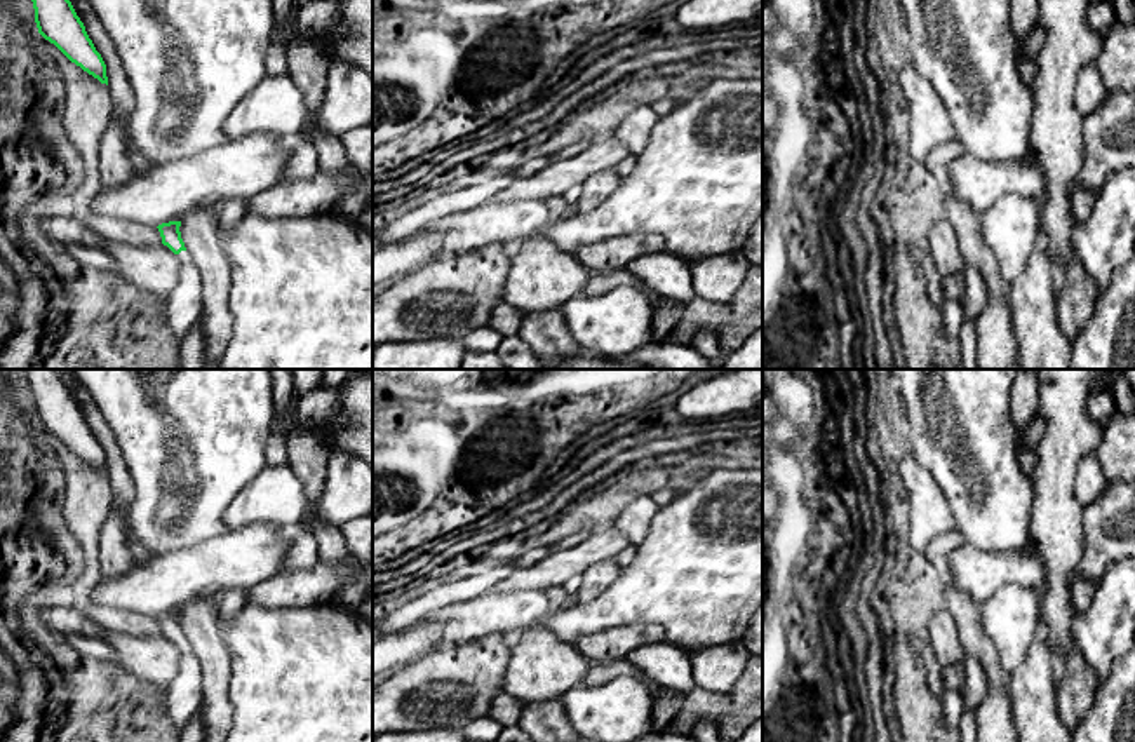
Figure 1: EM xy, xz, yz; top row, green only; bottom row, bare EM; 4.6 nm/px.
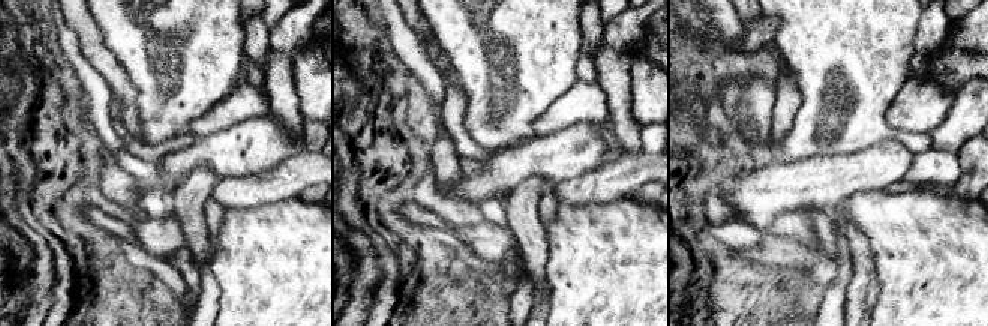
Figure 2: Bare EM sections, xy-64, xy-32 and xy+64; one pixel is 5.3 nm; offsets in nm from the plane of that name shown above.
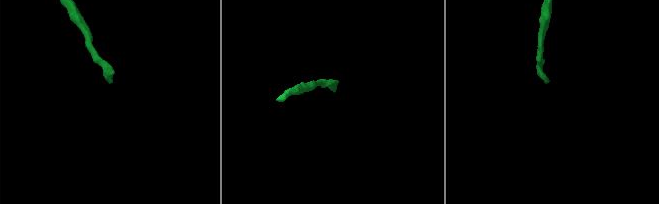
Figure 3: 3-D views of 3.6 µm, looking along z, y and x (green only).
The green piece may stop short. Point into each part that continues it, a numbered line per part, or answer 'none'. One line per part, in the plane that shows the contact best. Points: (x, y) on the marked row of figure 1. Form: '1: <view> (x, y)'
1: xy (183, 310)

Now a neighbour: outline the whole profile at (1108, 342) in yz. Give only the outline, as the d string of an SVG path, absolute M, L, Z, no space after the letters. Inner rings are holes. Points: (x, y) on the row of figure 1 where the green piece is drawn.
M1135 256L1112 275L1091 319L1072 341L1071 369L1135 369Z

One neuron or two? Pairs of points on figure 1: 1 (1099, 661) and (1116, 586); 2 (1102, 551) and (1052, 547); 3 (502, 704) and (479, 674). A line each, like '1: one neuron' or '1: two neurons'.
1: one neuron
2: two neurons
3: two neurons

